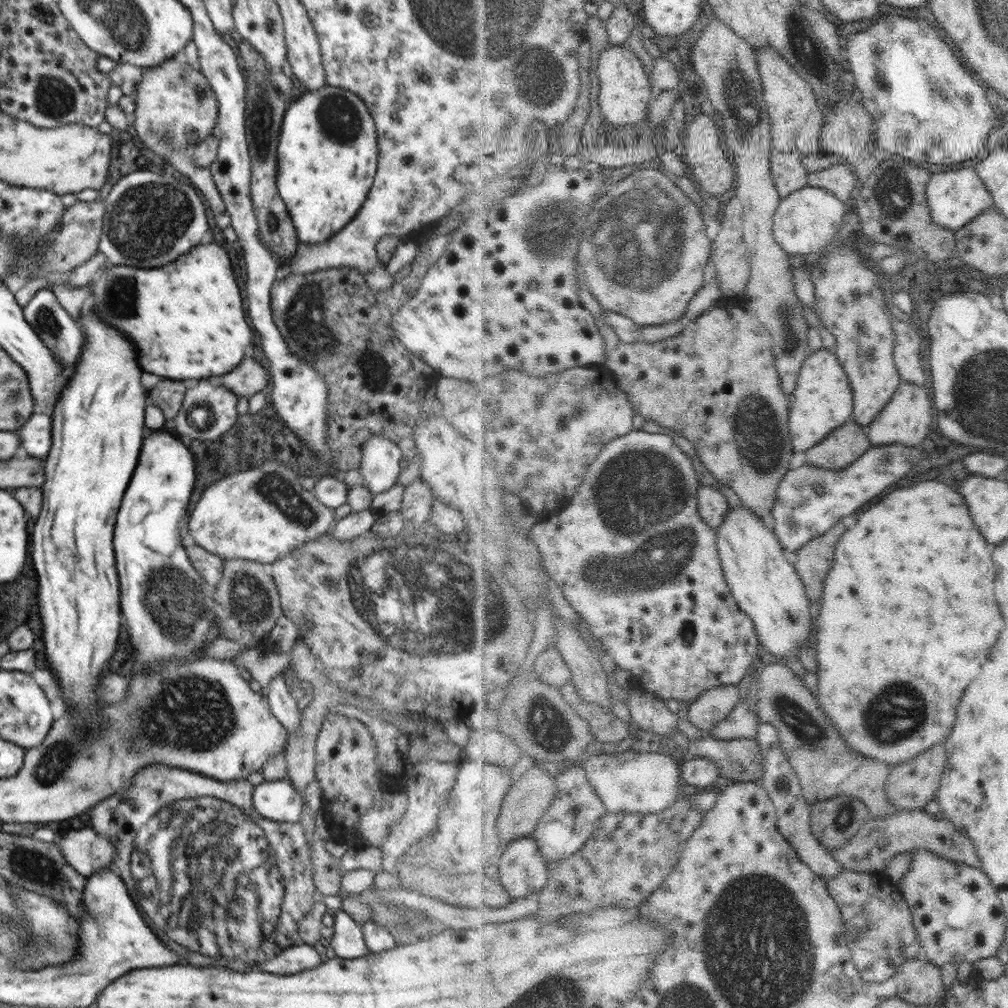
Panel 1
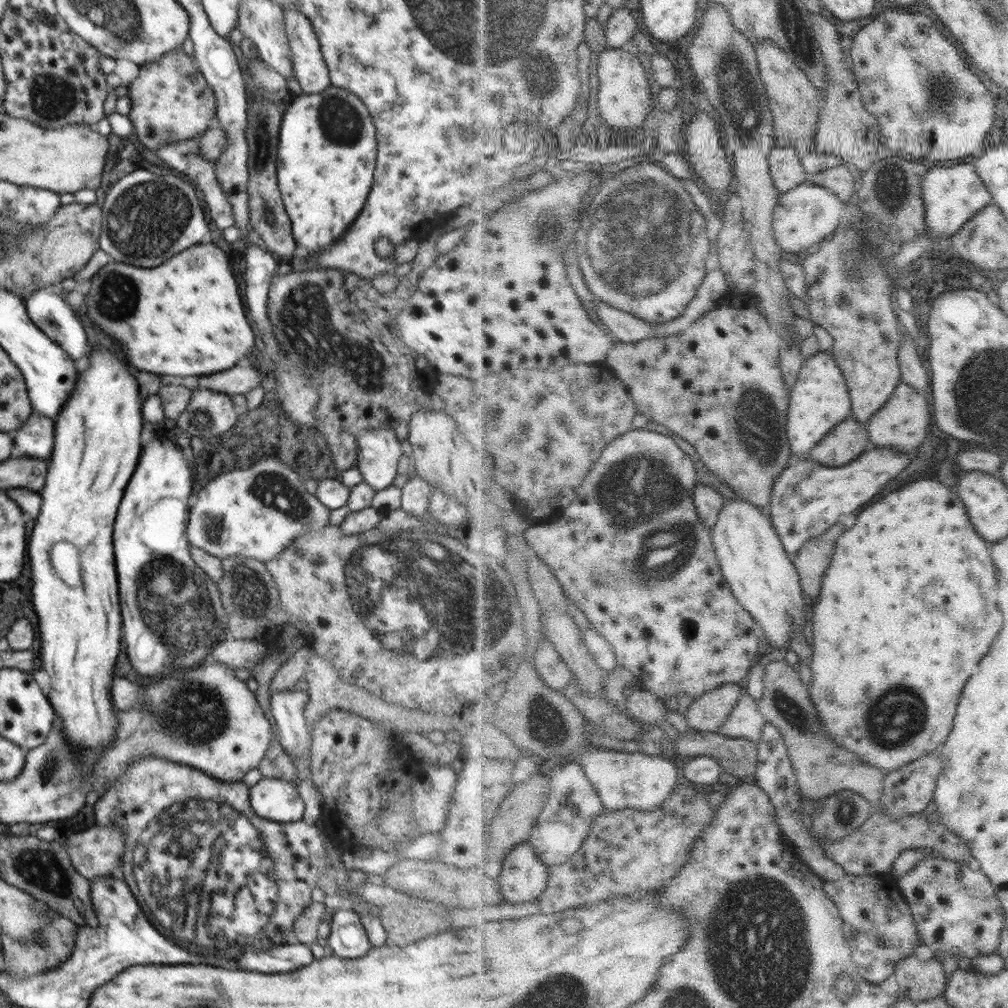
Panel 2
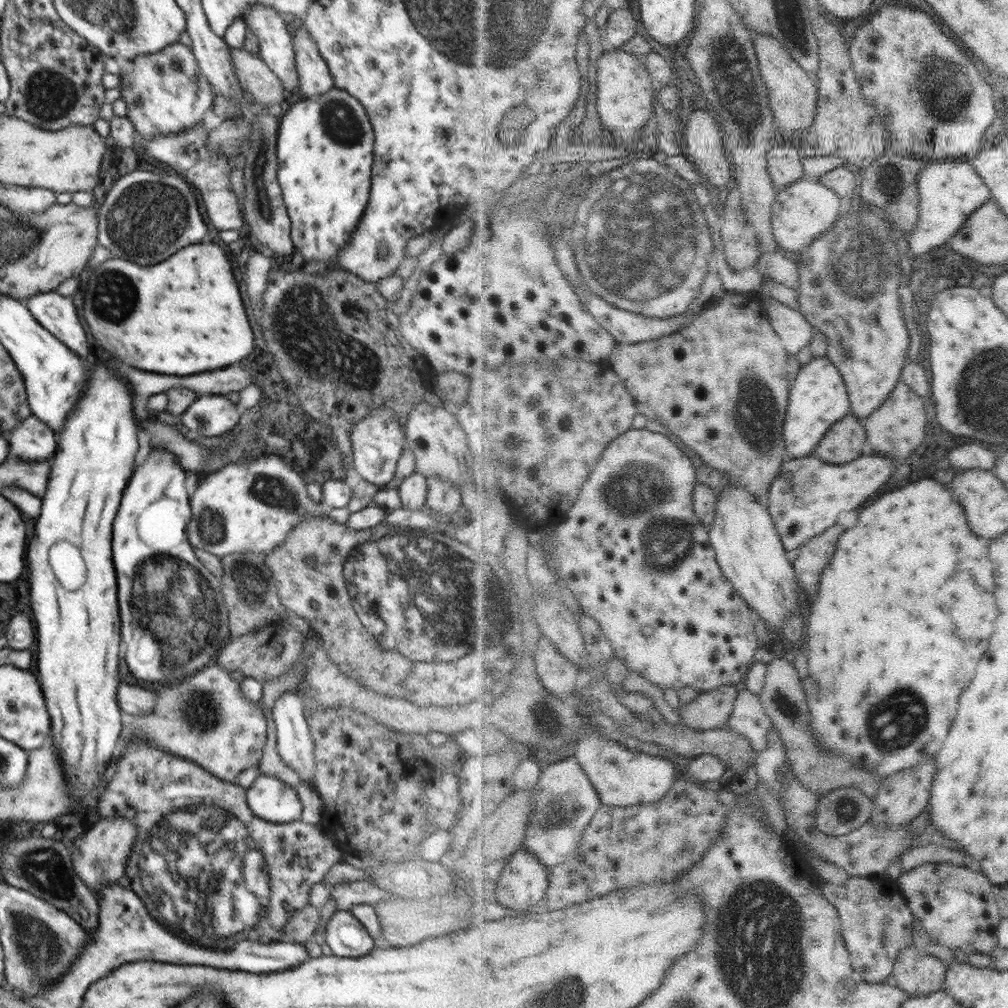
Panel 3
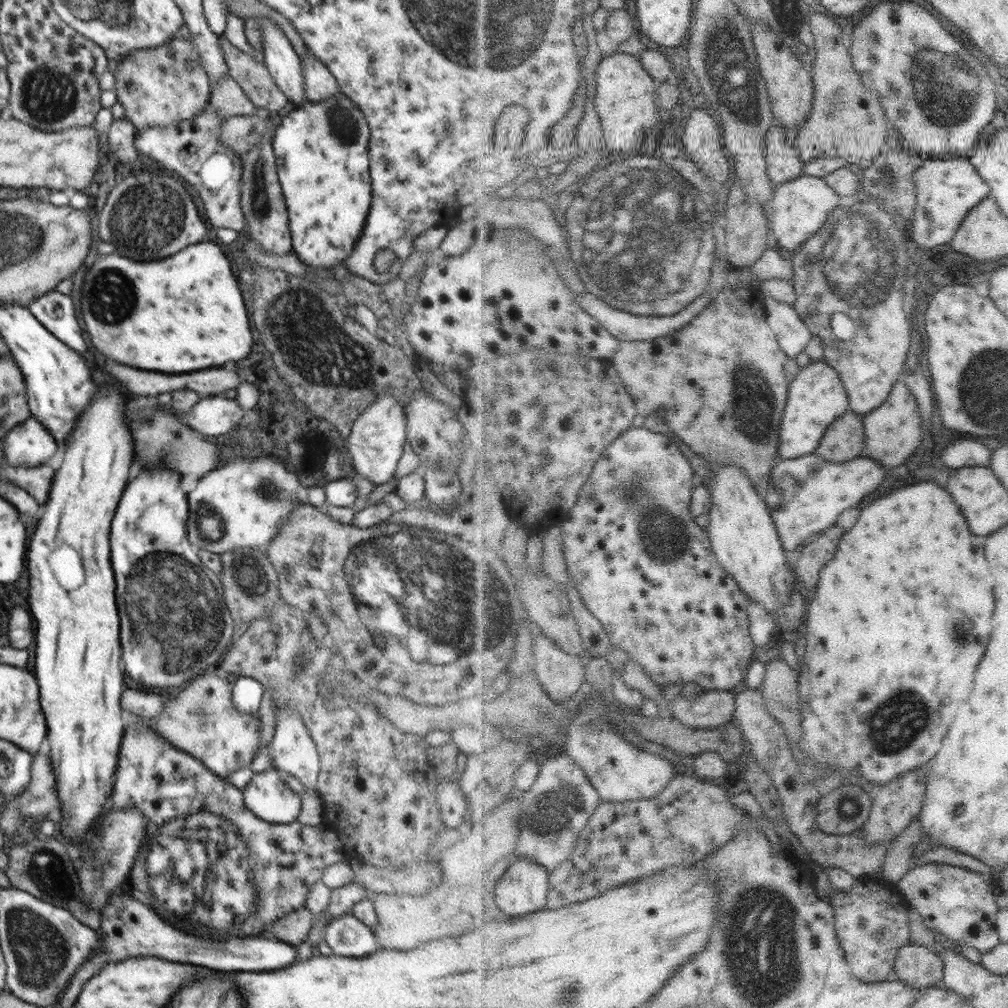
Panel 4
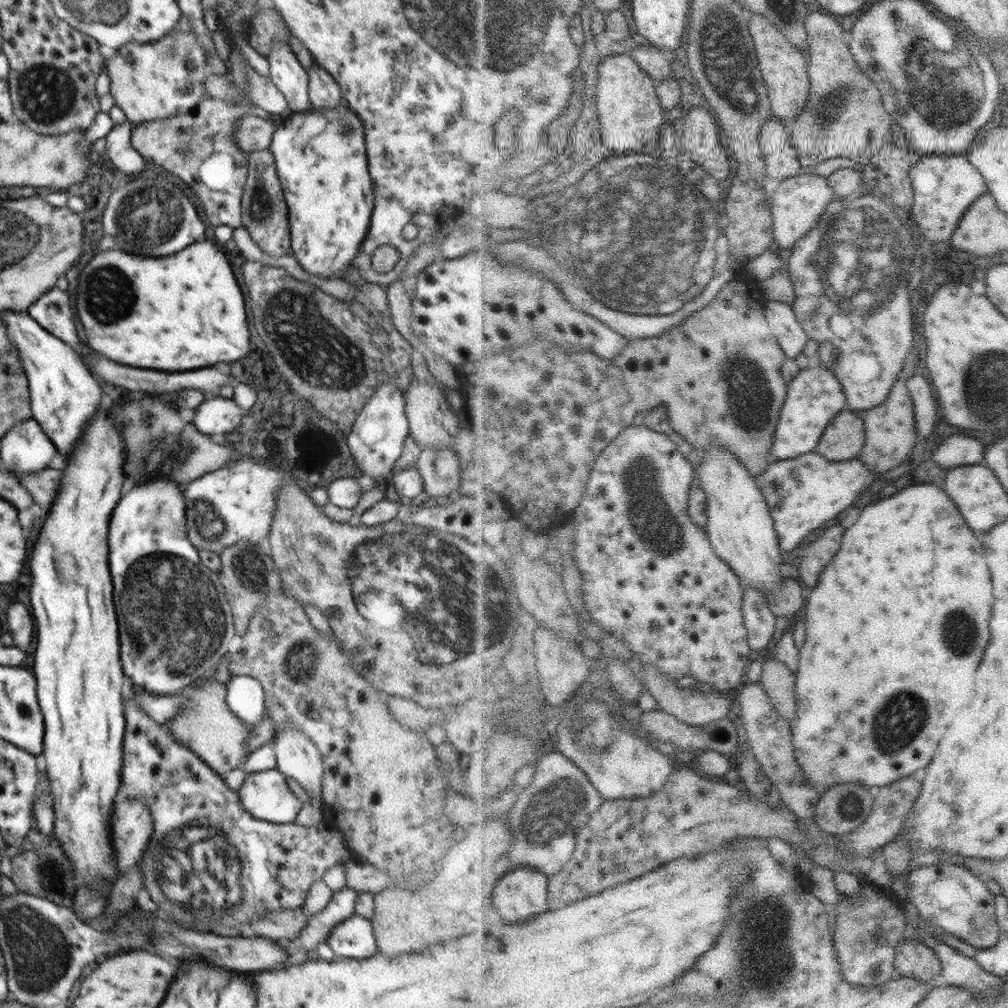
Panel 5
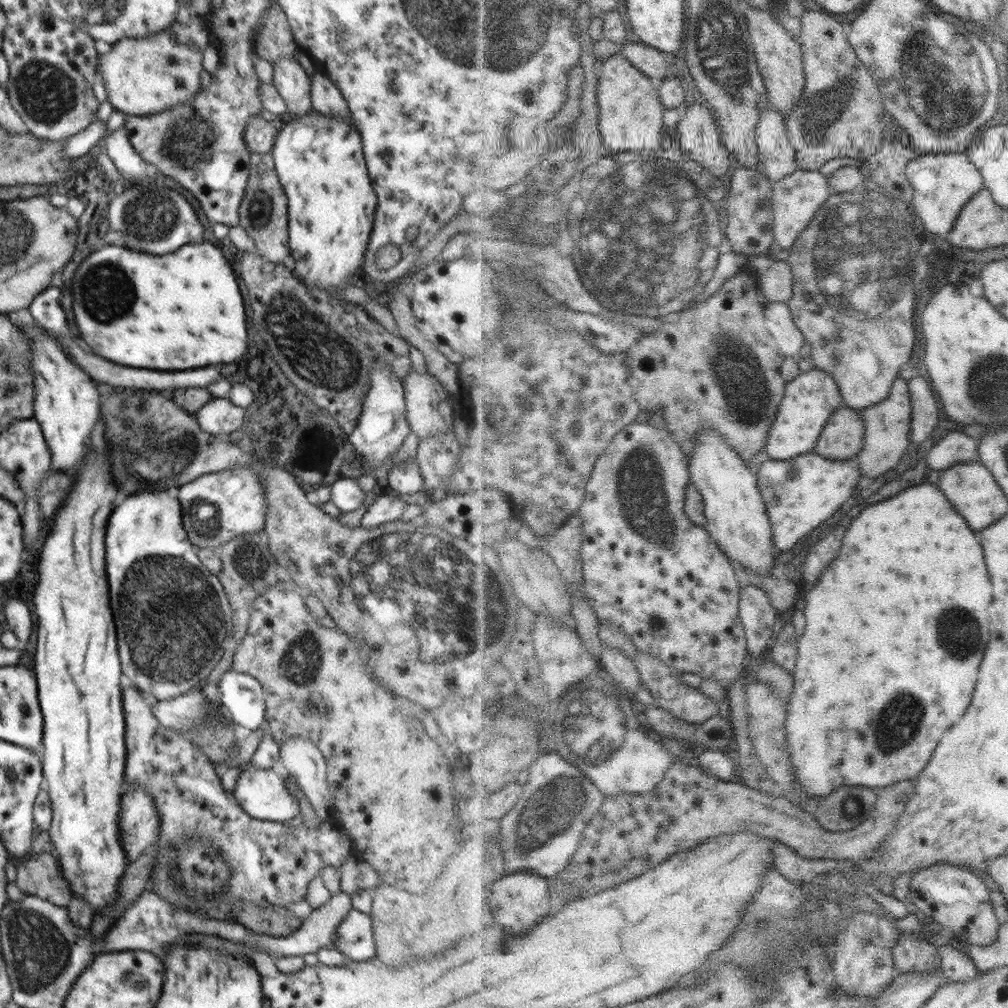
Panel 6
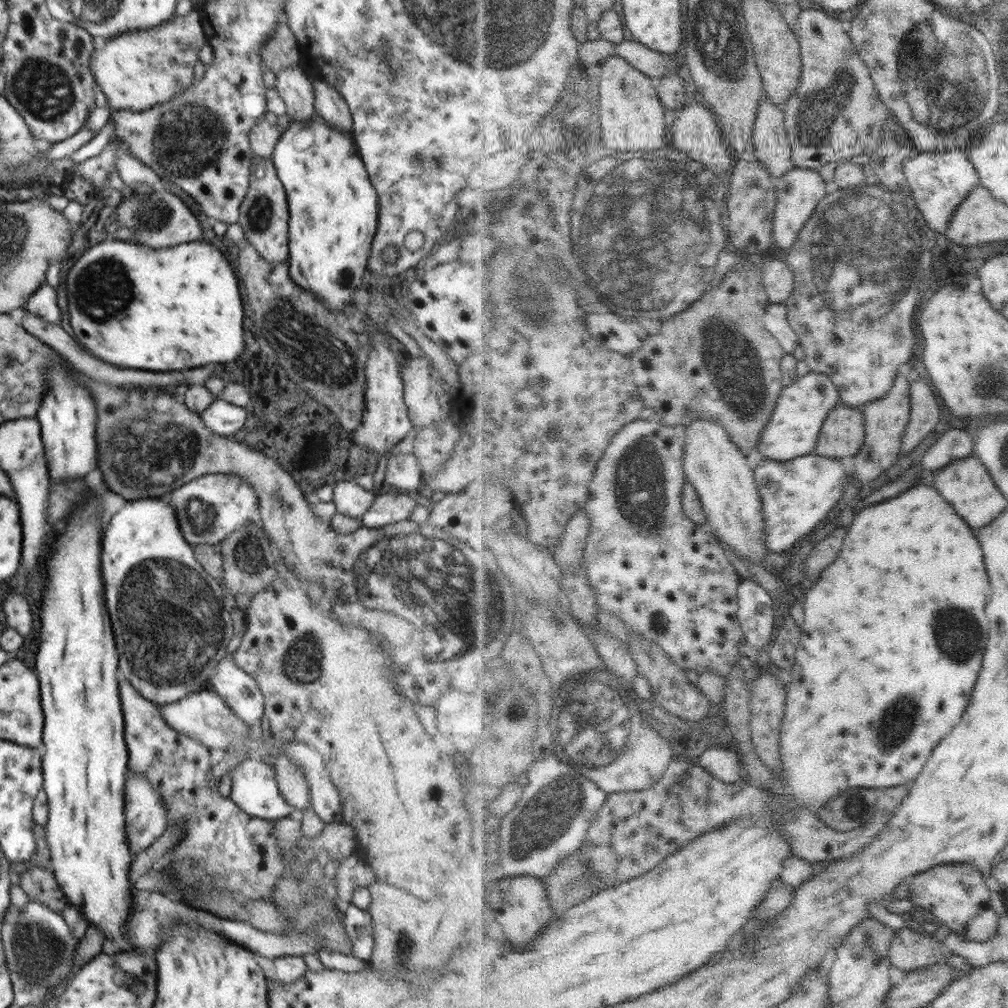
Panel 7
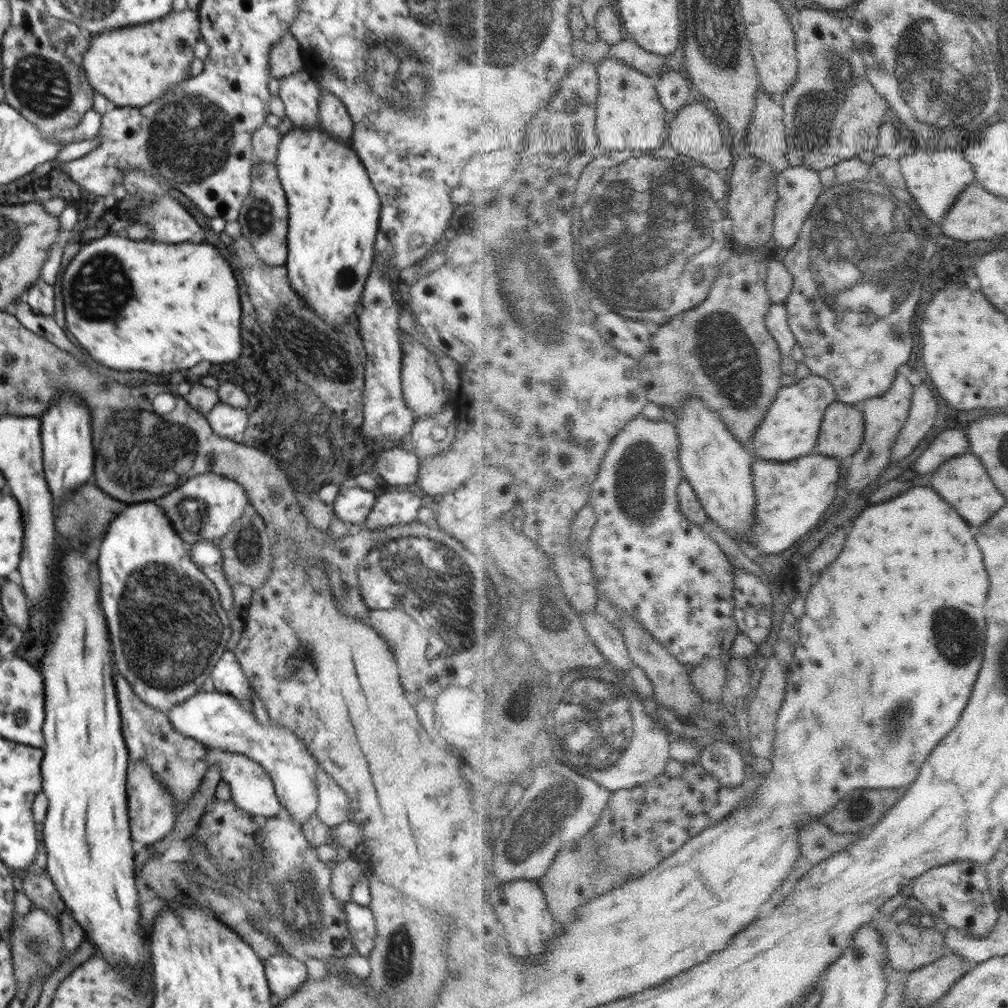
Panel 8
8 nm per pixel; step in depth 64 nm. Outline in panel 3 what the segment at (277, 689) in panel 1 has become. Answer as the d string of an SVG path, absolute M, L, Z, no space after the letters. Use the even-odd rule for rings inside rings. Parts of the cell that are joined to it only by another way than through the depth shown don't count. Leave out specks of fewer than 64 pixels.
M296 692L283 693L271 709L270 719L275 722L277 730L276 750L282 760L291 766L304 781L314 782L315 776L315 743L311 737L309 724L305 719L303 698Z

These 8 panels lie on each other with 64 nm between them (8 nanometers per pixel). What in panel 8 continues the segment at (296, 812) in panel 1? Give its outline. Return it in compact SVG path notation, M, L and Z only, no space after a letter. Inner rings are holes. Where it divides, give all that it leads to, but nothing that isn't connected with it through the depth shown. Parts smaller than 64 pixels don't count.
M219 750L212 764L207 761L208 768L210 765L218 765L221 768L221 778L229 784L231 800L234 800L239 808L250 813L254 819L283 816L283 806L277 797L273 780L258 761L252 760L246 754Z

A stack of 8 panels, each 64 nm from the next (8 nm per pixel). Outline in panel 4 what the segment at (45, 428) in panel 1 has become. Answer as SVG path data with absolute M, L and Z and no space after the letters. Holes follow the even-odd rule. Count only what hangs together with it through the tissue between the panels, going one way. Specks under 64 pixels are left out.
M32 416L9 430L2 439L8 466L38 468L57 450L55 438Z

